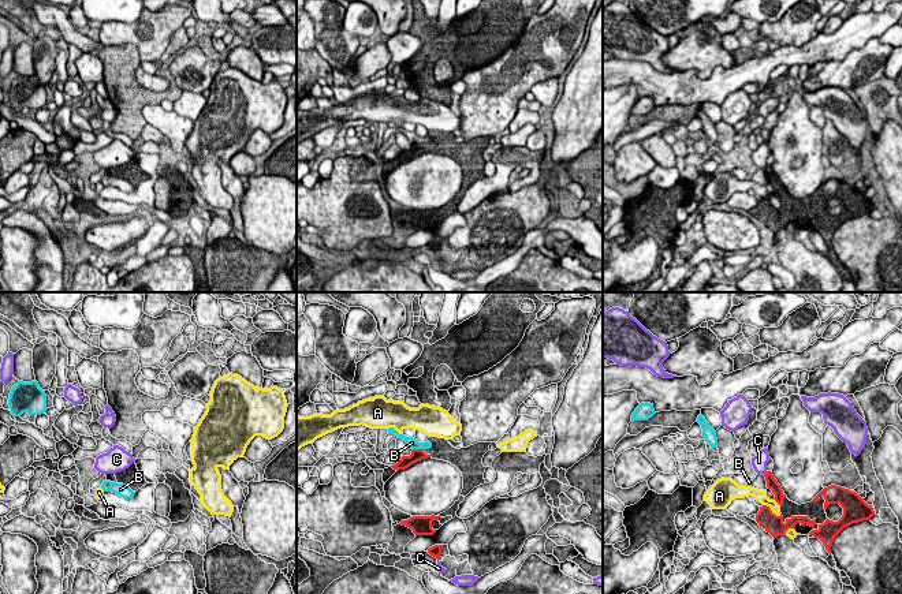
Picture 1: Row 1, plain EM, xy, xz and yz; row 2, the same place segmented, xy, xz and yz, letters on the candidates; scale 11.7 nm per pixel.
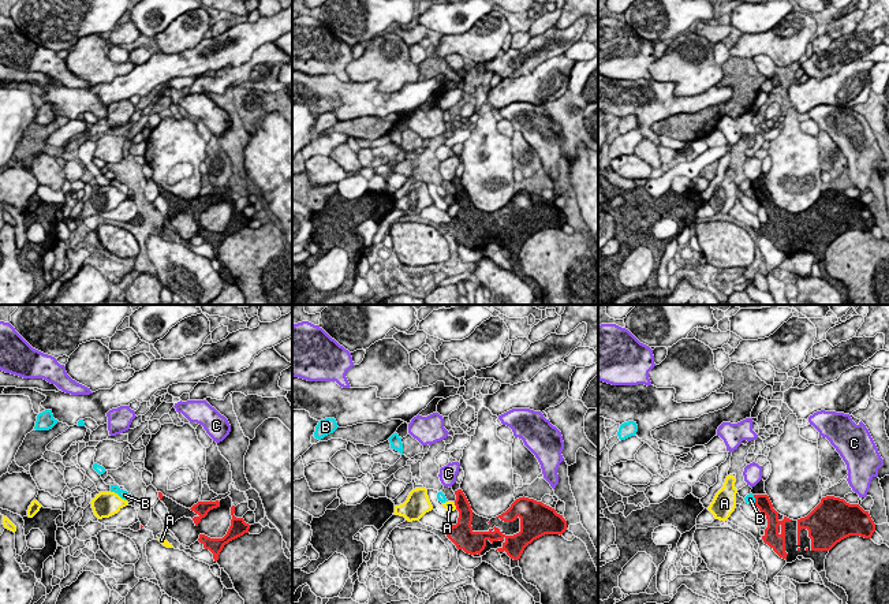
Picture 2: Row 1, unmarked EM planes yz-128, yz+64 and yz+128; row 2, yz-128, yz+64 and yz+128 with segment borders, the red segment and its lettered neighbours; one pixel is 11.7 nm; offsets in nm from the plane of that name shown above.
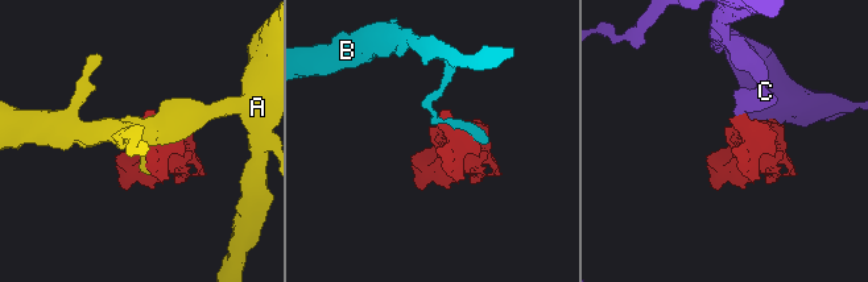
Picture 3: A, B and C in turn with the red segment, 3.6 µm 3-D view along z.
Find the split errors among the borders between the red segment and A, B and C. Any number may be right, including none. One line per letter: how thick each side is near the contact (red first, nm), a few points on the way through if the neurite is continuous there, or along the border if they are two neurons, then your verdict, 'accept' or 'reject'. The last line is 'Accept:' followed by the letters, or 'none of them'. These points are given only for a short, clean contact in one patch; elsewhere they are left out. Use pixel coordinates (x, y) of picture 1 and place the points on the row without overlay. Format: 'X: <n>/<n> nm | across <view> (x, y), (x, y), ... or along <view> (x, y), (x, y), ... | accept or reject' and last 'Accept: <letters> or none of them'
A: 240/130 nm | reject
B: 160/120 nm | along xz (413, 142), (422, 144) | reject
C: 130/170 nm | along yz (767, 165), (764, 170) | reject
Accept: none of them

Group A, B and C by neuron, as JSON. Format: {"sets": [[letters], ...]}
{"sets": [["A"], ["B"], ["C"]]}

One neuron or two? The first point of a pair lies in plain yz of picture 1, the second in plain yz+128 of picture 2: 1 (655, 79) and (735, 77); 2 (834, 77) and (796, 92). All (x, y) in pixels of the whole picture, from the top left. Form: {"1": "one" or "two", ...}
{"1": "two", "2": "one"}

